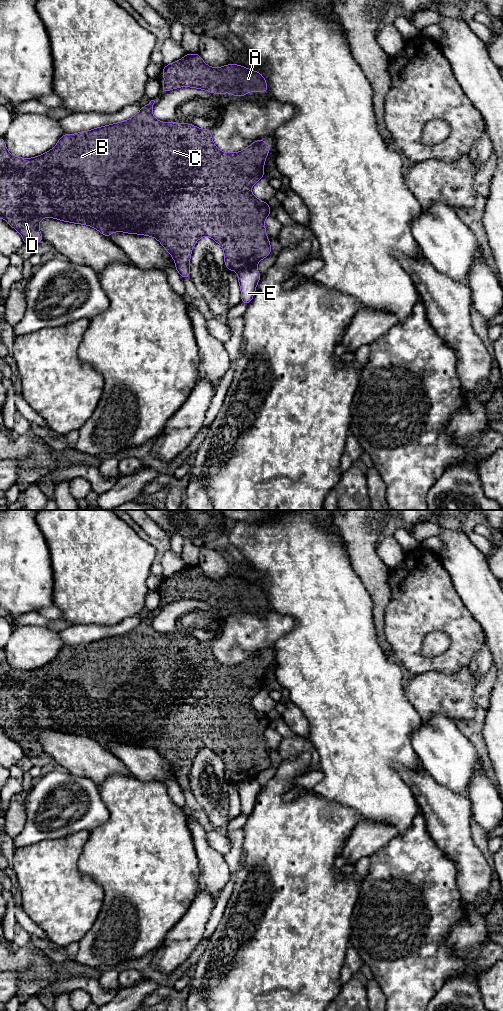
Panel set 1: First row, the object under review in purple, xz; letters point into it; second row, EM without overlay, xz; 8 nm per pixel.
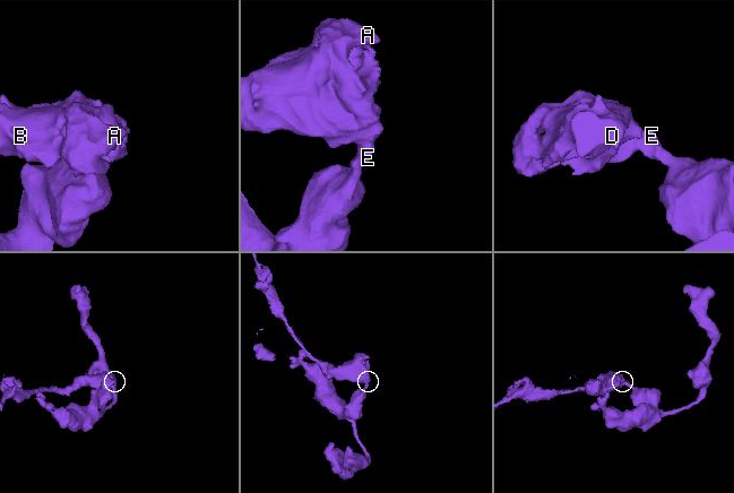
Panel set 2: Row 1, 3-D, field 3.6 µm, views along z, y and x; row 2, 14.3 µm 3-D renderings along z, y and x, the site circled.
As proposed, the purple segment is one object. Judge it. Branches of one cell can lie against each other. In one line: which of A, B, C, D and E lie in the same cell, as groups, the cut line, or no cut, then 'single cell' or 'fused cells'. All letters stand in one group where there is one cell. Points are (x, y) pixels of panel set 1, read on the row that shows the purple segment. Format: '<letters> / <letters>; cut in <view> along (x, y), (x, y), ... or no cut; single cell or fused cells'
A B C D / E; cut in xz along (255, 266), (246, 266), (238, 272); fused cells

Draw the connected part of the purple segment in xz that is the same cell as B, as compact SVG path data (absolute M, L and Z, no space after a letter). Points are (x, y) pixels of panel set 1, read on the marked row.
M151 100L136 115L123 122L96 127L89 131L80 131L77 134L64 133L54 148L34 158L20 158L10 154L6 148L5 139L0 138L0 218L5 219L11 227L17 230L23 237L24 244L29 246L43 240L39 222L45 217L91 226L109 239L112 232L154 237L170 253L175 261L175 269L183 279L190 277L191 252L195 243L203 236L212 238L222 247L224 263L229 271L239 272L246 267L256 267L260 260L271 254L271 245L264 224L265 219L271 214L271 209L267 202L256 198L251 193L251 188L264 177L264 163L271 149L270 145L263 139L259 139L240 152L222 152L213 143L211 130L201 129L188 123L169 123L157 120L152 113L154 103L155 101Z

